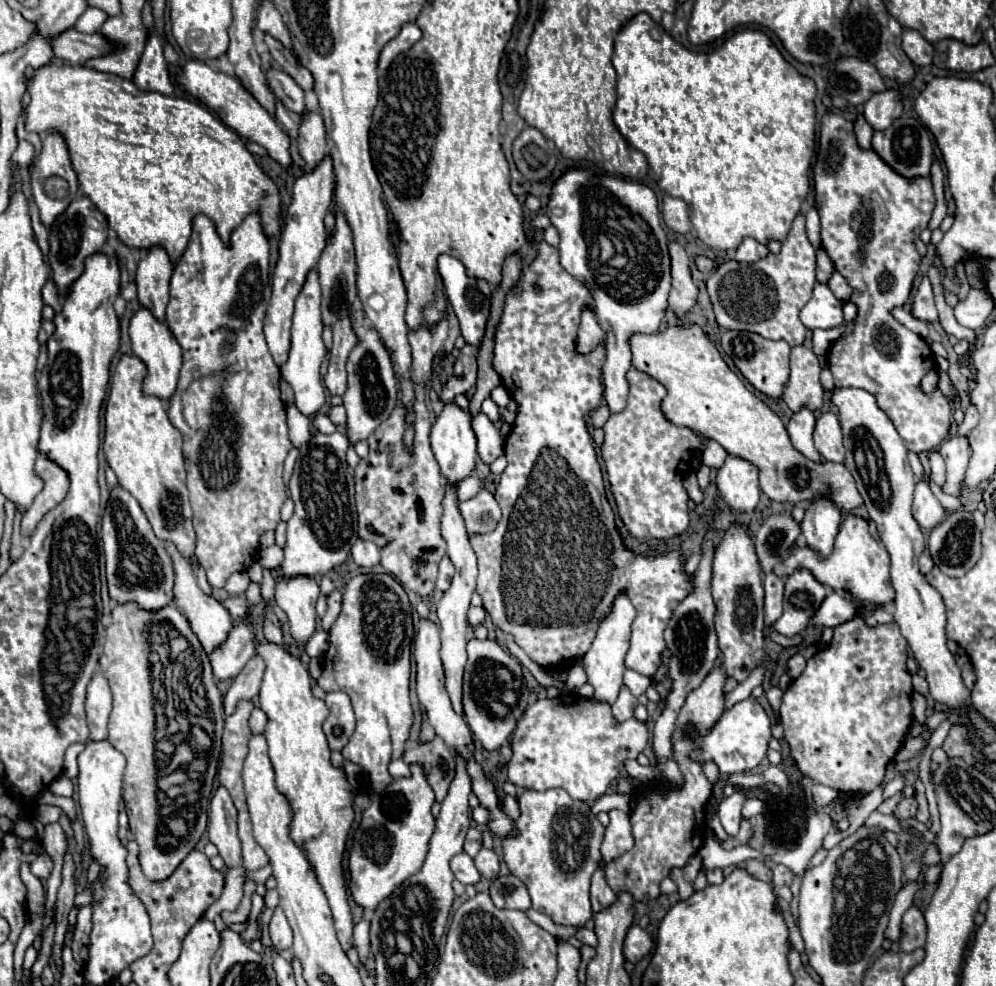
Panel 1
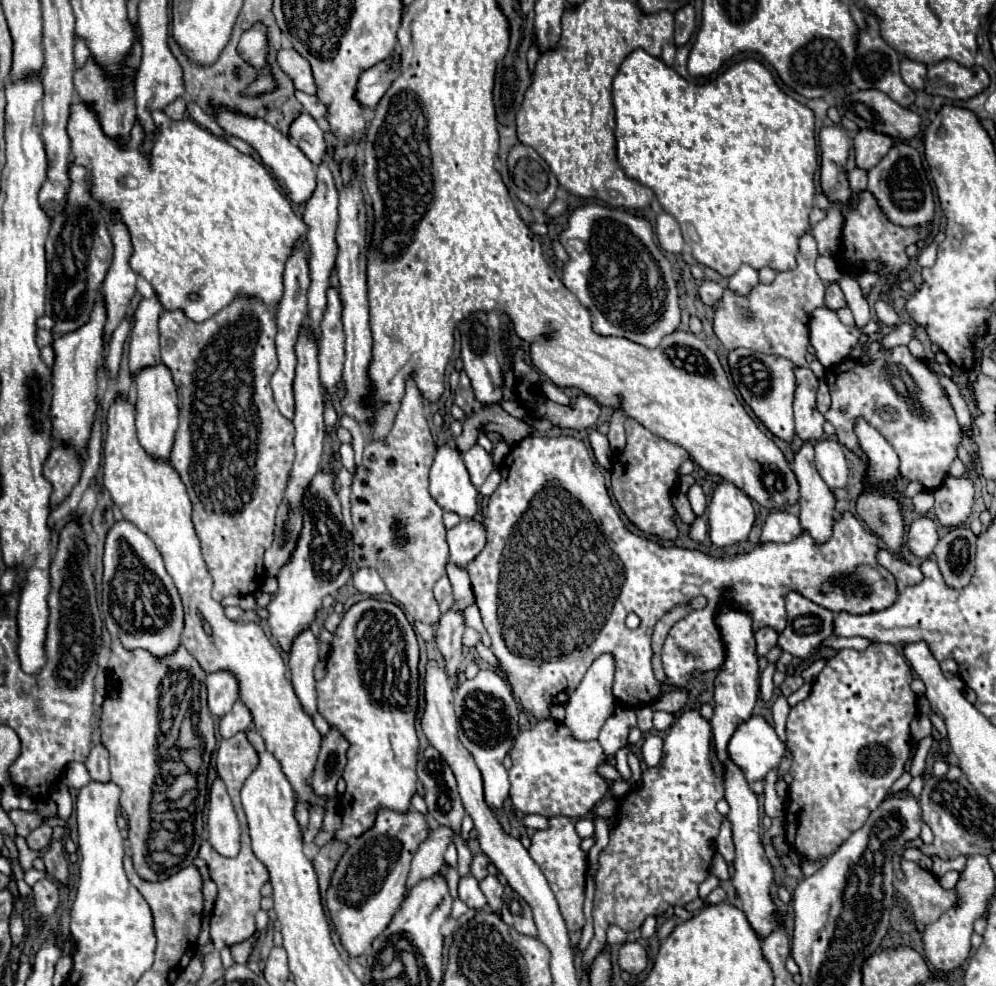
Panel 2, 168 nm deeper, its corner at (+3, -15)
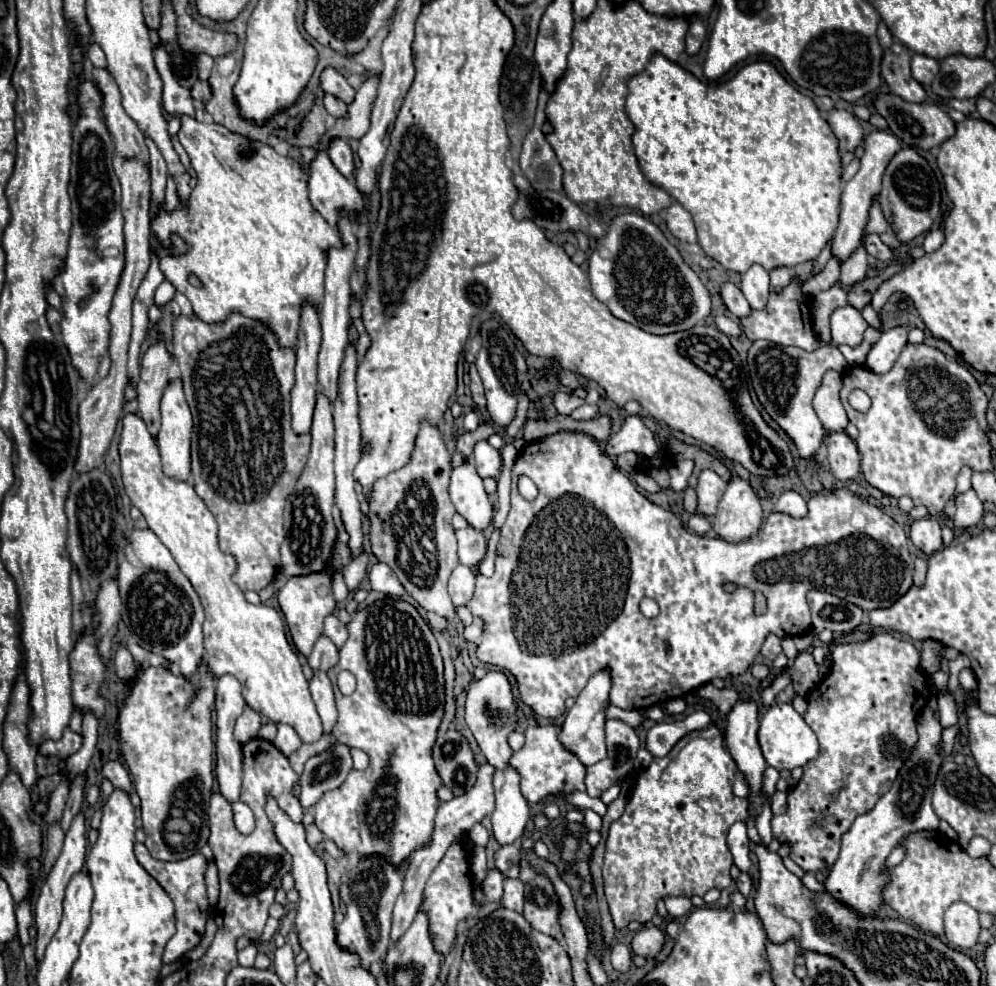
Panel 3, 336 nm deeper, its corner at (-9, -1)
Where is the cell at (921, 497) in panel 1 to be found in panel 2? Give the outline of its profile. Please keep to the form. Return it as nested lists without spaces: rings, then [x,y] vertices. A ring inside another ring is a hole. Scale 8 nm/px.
[[[919,516],[917,520],[913,520],[913,524],[909,526],[909,534],[907,534],[907,548],[919,556],[919,558],[927,558],[933,554],[933,548],[939,540],[937,534],[937,526],[931,518],[927,516]]]

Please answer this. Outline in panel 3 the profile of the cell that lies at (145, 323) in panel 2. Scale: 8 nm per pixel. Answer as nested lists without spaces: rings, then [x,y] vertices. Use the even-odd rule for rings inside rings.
[[[163,342],[153,344],[141,358],[141,380],[137,384],[139,416],[147,424],[147,430],[153,438],[157,438],[159,426],[161,426],[159,402],[167,386],[169,362],[171,362],[171,356]]]

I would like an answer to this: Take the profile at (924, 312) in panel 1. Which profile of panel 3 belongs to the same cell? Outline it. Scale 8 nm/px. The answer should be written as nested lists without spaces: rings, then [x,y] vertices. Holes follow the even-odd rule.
[[[901,326],[883,332],[877,344],[869,350],[865,366],[869,366],[869,370],[875,374],[889,372],[905,346],[905,336],[907,336],[907,330]]]

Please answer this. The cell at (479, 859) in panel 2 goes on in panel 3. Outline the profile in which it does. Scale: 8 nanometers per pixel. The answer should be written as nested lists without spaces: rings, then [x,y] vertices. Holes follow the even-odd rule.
[[[501,846],[495,854],[495,864],[501,872],[507,872],[511,866],[521,862],[521,850],[519,846]]]

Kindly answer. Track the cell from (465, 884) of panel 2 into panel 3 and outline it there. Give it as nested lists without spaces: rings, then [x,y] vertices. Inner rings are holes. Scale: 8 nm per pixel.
[[[489,870],[485,882],[481,884],[483,894],[489,902],[499,902],[503,898],[503,876],[499,870]]]

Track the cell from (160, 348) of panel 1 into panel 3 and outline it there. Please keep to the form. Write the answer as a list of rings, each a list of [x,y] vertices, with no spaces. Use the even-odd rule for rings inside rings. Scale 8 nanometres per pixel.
[[[175,380],[171,386],[165,388],[163,398],[161,398],[161,430],[159,430],[159,436],[157,436],[157,446],[159,446],[159,452],[161,452],[165,476],[169,476],[173,480],[179,480],[179,482],[189,482],[191,480],[191,454],[189,454],[191,430],[193,430],[191,410],[185,402],[181,380]]]

